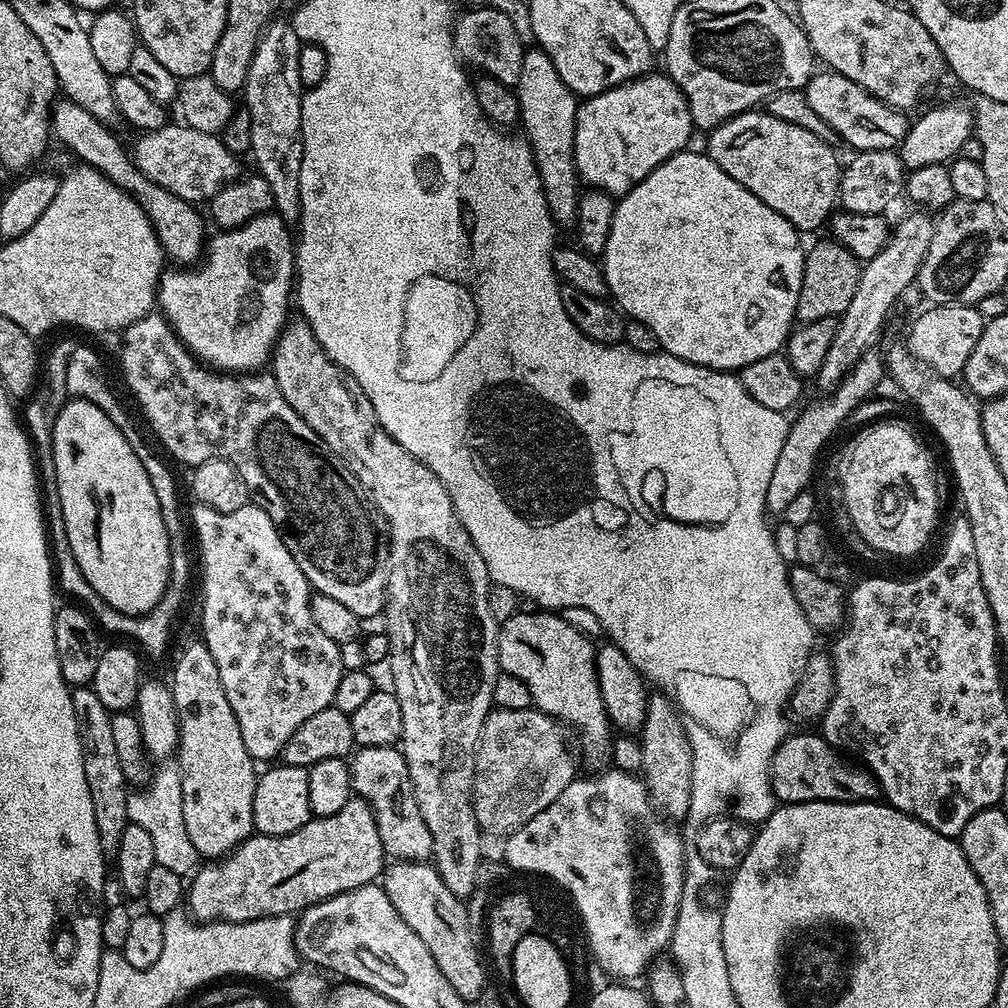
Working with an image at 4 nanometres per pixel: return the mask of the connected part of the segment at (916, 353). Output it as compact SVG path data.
M937 304L925 307L925 312L912 324L908 332L906 347L915 360L931 368L938 376L956 378L966 366L966 358L974 351L978 338L982 338L985 313L970 304Z

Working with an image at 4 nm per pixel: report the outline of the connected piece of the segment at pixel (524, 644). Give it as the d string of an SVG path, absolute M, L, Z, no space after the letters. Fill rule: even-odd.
M532 610L536 612L517 611L515 616L503 621L498 628L498 658L500 670L514 674L530 690L530 698L539 712L553 716L569 729L576 728L580 735L580 748L588 760L607 761L610 756L610 745L614 739L613 729L608 722L606 706L602 702L602 690L598 686L596 673L595 643L591 644L574 625L563 620L563 615L552 610Z

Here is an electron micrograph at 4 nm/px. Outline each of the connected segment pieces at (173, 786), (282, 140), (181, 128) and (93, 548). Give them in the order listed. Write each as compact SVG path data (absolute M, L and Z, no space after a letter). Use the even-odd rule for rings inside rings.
M173 763L159 765L153 773L149 784L136 792L129 793L127 798L127 818L129 823L142 827L153 839L156 864L169 868L179 876L189 875L199 863L200 857L189 840L183 821L182 786L179 768Z
M277 18L264 29L259 44L251 59L250 70L247 71L247 81L242 89L244 106L251 116L251 159L257 166L257 173L266 179L270 194L274 194L272 202L277 216L283 220L296 222L300 219L300 191L298 178L302 174L302 85L298 78L298 54L302 42L298 34L294 34L291 23L287 19Z
M165 122L161 128L153 132L137 135L136 145L130 148L130 155L138 170L150 182L162 186L162 190L170 190L170 194L178 194L186 202L200 206L214 198L218 190L227 184L241 179L241 157L228 152L214 132L194 130L183 122Z
M68 398L65 401L58 412L57 421L54 422L53 460L54 475L58 484L58 498L62 506L62 522L66 526L66 538L70 542L70 550L78 570L82 570L86 582L90 582L94 594L98 594L98 598L102 598L110 606L114 606L114 610L118 610L127 616L146 615L154 606L158 606L158 602L163 598L164 592L168 588L168 579L172 569L168 527L166 522L162 522L162 510L158 506L158 494L154 494L154 486L150 486L150 474L146 474L146 466L142 466L142 462L138 462L138 454L134 454L134 450L130 443L126 442L122 431L118 430L118 427L106 413L94 405L93 402L75 398Z

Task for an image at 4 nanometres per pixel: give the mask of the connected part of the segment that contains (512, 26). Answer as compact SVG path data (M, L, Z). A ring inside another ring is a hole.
M472 8L461 16L459 13L454 24L452 42L456 46L457 57L469 69L477 68L477 73L493 76L498 82L509 86L515 86L518 82L518 74L522 74L526 44L520 41L520 32L515 22L506 13L496 8Z

